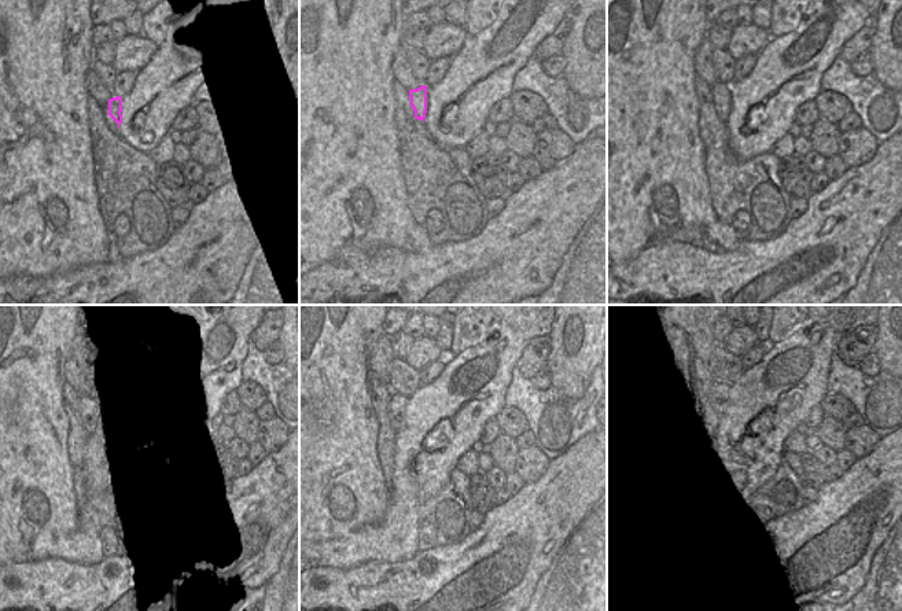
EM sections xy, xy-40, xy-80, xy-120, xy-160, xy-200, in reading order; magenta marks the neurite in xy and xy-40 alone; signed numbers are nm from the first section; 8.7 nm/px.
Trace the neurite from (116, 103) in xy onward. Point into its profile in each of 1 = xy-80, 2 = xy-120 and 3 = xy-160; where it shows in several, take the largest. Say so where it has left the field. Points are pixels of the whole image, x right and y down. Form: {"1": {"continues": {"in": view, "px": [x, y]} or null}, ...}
{"1": {"continues": {"in": "xy-80", "px": [721, 98]}}, "2": {"continues": {"in": "xy-120", "px": [92, 424]}}, "3": {"continues": {"in": "xy-160", "px": [397, 402]}}}

